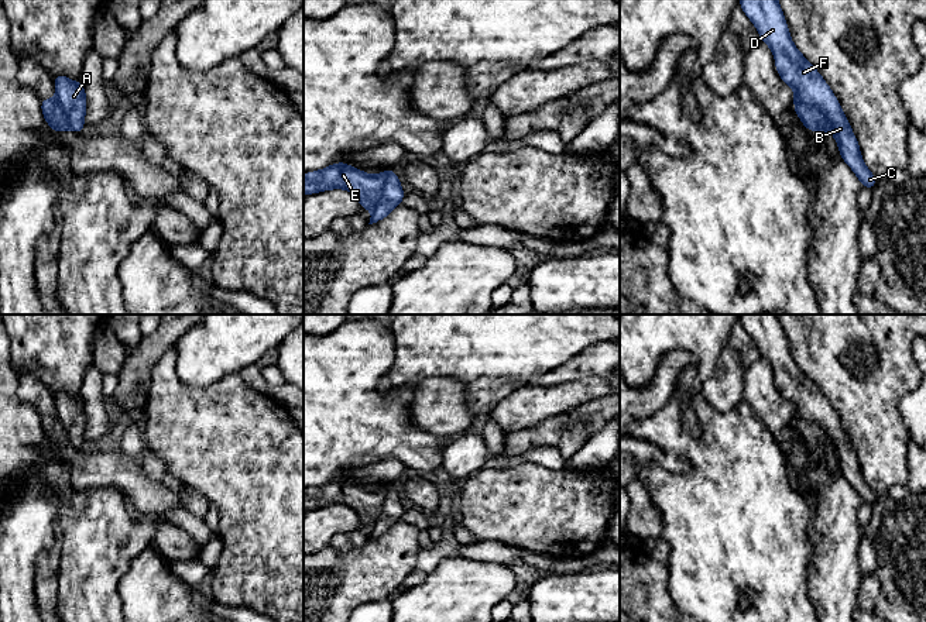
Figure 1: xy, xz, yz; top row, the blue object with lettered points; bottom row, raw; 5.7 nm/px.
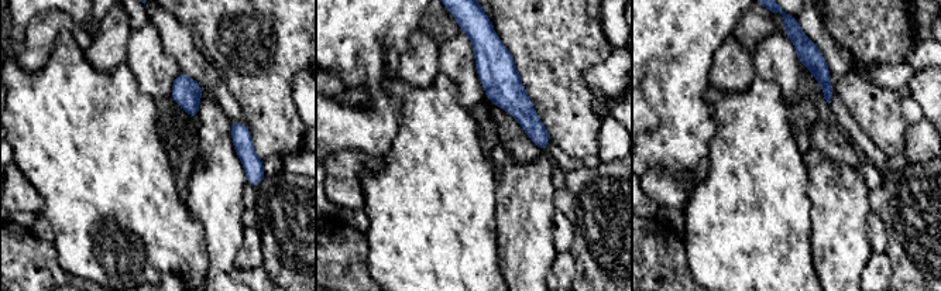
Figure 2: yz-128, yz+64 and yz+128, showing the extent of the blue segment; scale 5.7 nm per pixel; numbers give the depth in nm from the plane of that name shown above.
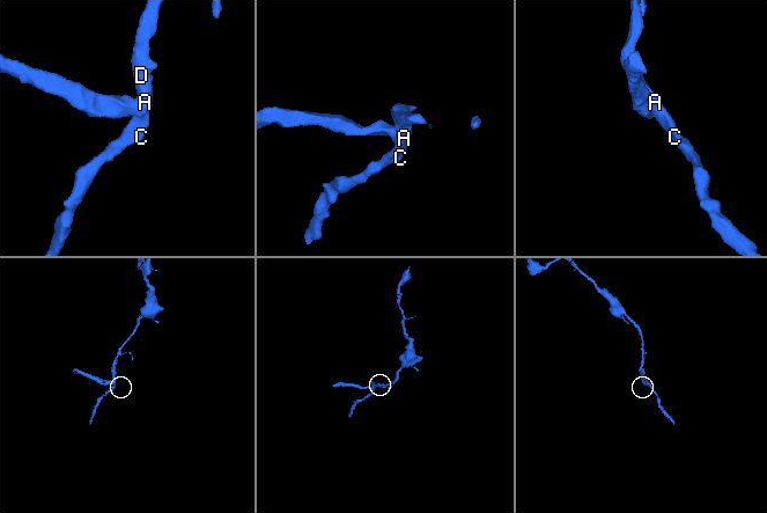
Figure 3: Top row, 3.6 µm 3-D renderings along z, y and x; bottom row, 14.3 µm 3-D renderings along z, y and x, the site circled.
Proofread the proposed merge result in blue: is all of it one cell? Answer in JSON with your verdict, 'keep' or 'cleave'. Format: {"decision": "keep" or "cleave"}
{"decision": "cleave"}

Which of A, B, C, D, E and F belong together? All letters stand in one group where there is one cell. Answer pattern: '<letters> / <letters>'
A B C D F / E

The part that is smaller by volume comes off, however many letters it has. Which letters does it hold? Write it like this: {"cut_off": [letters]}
{"cut_off": ["E"]}

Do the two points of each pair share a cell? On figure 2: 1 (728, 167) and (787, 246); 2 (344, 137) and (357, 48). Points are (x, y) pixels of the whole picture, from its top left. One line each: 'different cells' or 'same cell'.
1: same cell
2: same cell

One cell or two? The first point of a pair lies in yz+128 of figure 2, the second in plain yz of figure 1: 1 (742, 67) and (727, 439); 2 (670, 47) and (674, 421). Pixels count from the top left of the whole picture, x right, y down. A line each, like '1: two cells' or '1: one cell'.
1: two cells
2: two cells

